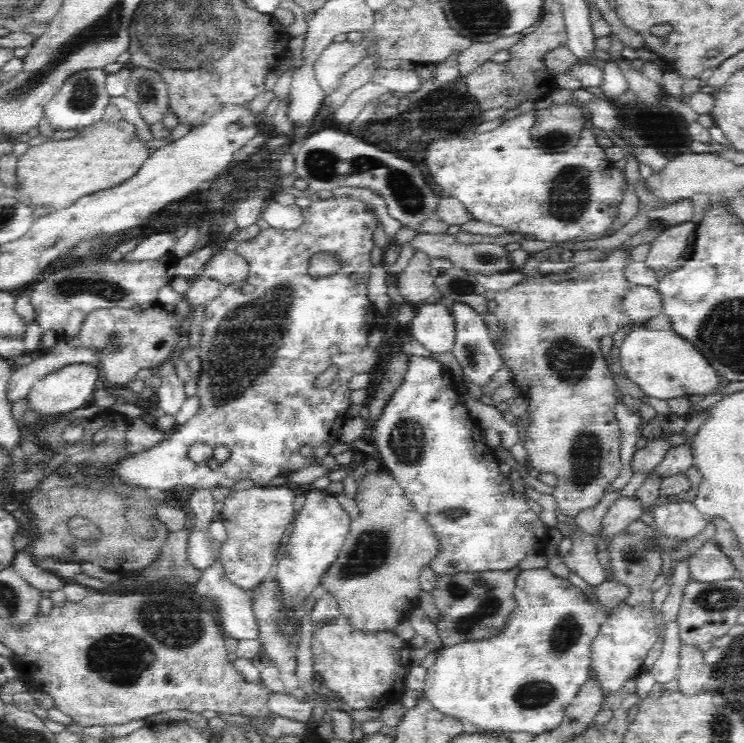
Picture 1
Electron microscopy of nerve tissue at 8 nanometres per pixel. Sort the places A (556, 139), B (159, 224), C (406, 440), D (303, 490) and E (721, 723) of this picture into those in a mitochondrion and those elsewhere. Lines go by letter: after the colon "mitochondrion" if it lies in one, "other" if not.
A: mitochondrion
B: mitochondrion
C: mitochondrion
D: other
E: mitochondrion

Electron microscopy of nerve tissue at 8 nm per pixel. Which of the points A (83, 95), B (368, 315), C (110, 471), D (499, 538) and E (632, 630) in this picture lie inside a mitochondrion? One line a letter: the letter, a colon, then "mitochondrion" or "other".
A: mitochondrion
B: other
C: other
D: other
E: other

